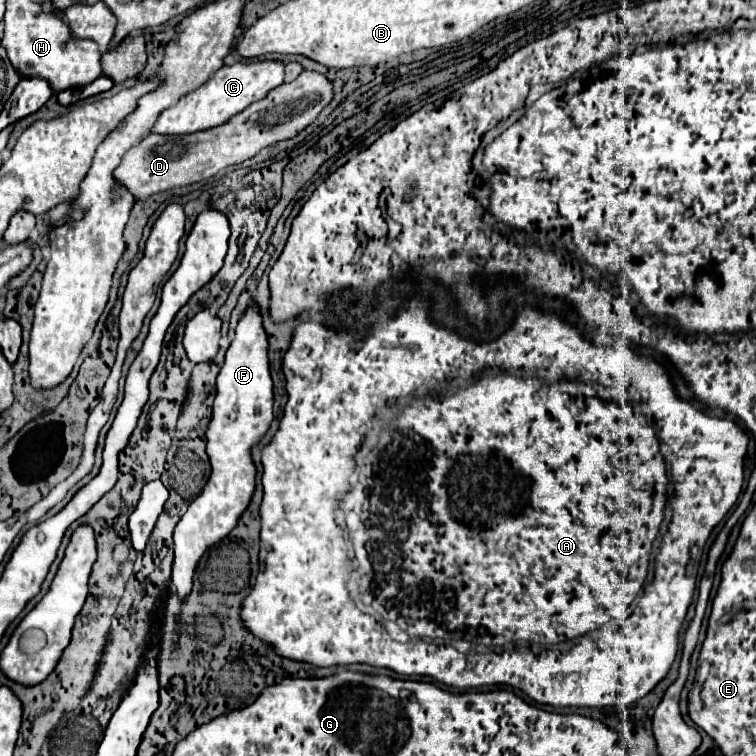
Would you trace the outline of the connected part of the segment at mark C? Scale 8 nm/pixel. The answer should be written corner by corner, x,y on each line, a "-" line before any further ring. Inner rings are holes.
236,61
232,67
218,69
200,89
184,95
176,105
164,109
152,127
152,133
160,135
186,135
218,127
244,111
250,103
260,101
274,87
284,81
284,63
280,61

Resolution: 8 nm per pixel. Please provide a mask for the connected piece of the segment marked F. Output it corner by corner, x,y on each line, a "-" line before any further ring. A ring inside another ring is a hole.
250,301
238,321
234,341
226,351
224,365
216,379
216,399
212,405
212,419
206,429
206,453
212,473
202,493
188,505
188,511
174,529
176,555
172,565
172,585
180,597
188,597
192,591
192,577
204,551
236,527
238,517
252,499
256,467
250,459
250,447
256,445
268,431
268,425
274,419
272,403
274,395
268,369
268,337
258,305

